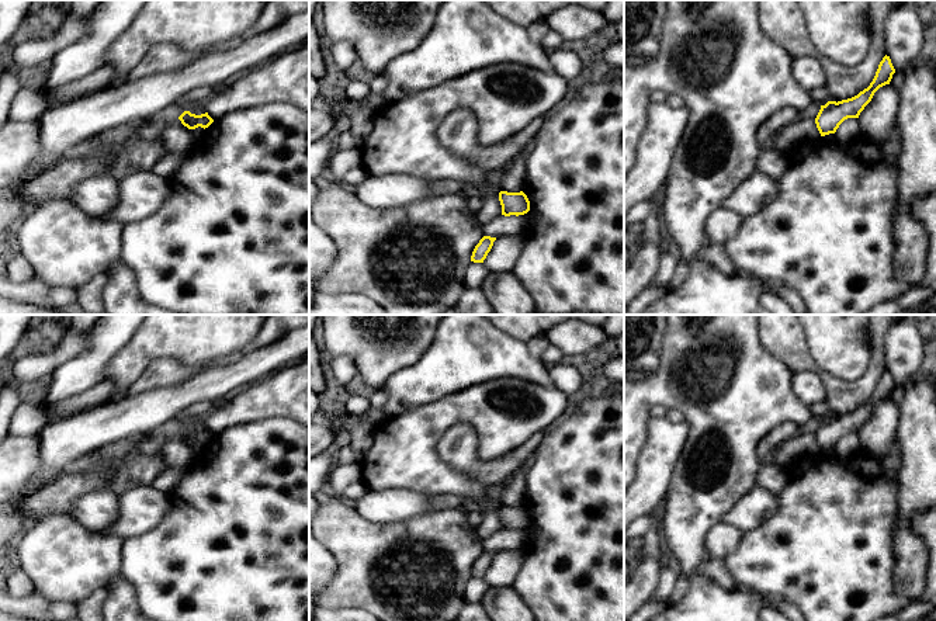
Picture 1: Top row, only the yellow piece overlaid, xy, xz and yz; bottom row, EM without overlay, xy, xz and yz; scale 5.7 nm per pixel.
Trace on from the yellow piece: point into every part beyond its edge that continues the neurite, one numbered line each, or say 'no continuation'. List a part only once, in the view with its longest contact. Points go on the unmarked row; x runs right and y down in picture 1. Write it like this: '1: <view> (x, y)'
no continuation

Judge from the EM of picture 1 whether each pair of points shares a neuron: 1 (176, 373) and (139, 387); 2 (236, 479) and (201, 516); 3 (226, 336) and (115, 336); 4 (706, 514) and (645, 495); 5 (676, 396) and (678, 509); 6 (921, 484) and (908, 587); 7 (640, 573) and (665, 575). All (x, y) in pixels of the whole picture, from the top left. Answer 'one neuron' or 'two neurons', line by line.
1: one neuron
2: one neuron
3: two neurons
4: two neurons
5: one neuron
6: one neuron
7: two neurons

